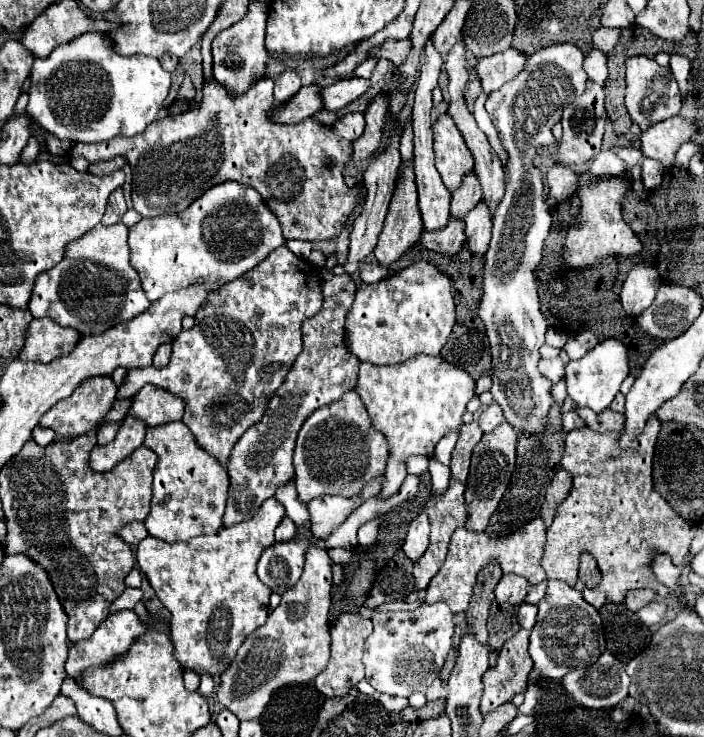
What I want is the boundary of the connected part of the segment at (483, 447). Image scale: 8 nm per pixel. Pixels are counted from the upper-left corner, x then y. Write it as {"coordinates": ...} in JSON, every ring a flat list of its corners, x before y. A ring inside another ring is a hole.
{"coordinates":[[503,421,499,427,493,431,485,433,481,441,473,449,471,457,471,471,469,471,469,481,467,481,467,491,465,491,465,503,467,503,467,523,465,527,471,531,485,531,491,515,495,513,509,479,515,469,515,443,517,443,517,431]]}

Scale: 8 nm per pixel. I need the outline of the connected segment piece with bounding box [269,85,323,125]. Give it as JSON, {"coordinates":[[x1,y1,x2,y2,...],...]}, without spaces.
{"coordinates":[[315,85,301,87,297,91,297,95,293,99,289,99,289,103,283,103,281,107,273,109,269,119,273,119,275,123,285,123,285,125,301,123,303,119,307,119,323,109,323,101,321,101,319,93,321,93,321,89,317,89]]}

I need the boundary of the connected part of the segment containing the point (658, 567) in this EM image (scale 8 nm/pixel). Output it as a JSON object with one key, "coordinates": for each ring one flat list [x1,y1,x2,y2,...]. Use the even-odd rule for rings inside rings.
{"coordinates":[[657,555,655,561,653,561,653,571,657,575,657,579,667,585,671,589,671,593,679,591,681,587,677,585,679,583,679,575,681,575,681,569,679,567,673,567,671,559,667,555]]}

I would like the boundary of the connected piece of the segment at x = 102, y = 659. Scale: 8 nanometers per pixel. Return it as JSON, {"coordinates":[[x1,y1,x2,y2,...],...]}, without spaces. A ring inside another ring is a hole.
{"coordinates":[[117,611,117,613,109,615,89,639,83,639,81,643,75,643,71,647,69,659,67,659,67,665,65,665,67,675,73,677,73,679,79,679,79,675,85,669,97,667,97,665,103,665,103,663,111,663,113,659,123,655,131,647,131,643,137,639,137,635,141,635,143,631,145,631,145,627,139,623,135,611]]}

